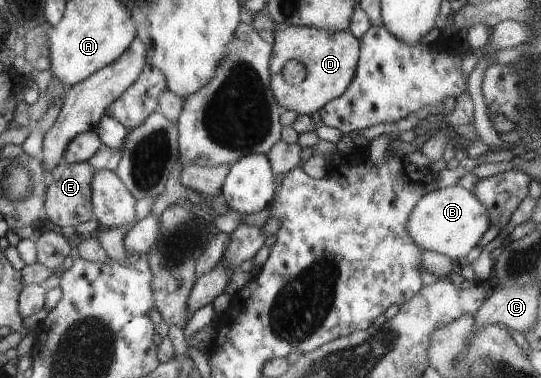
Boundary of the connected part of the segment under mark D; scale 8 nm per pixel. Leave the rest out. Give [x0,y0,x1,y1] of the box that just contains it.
[270,27,361,115]

